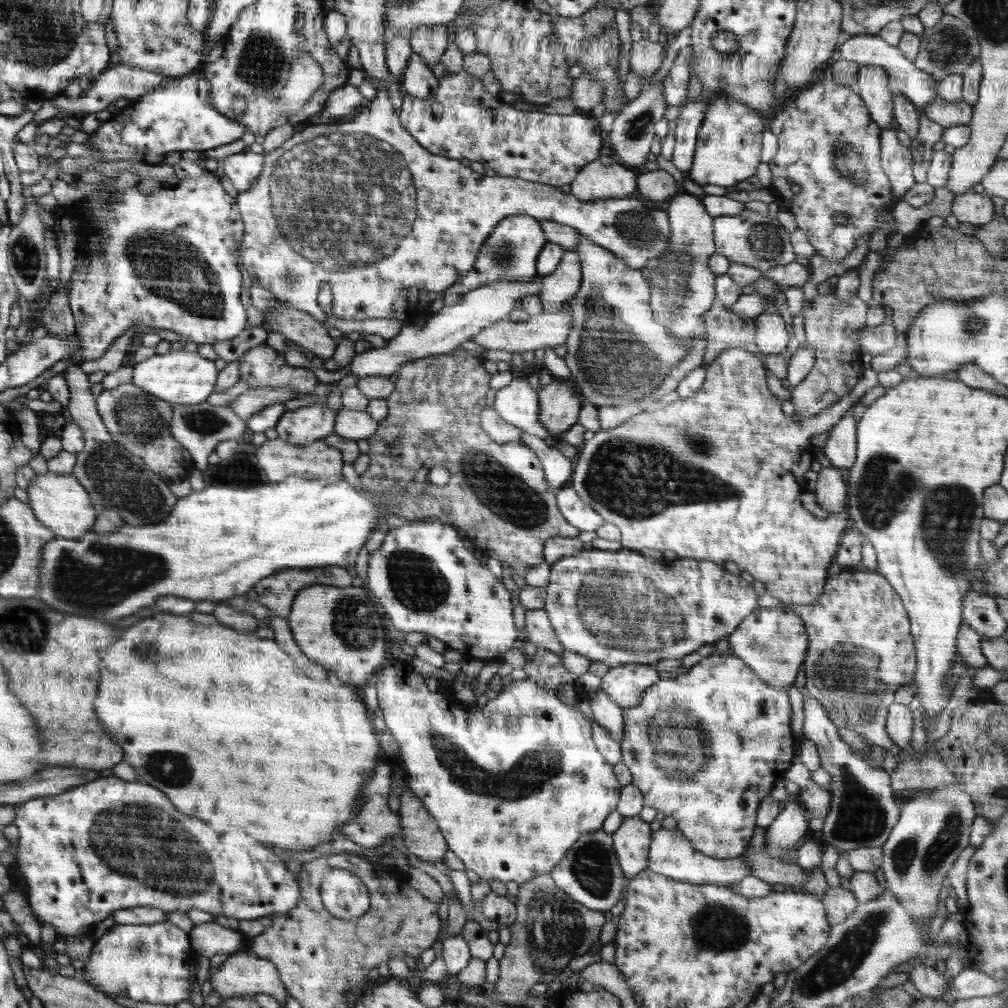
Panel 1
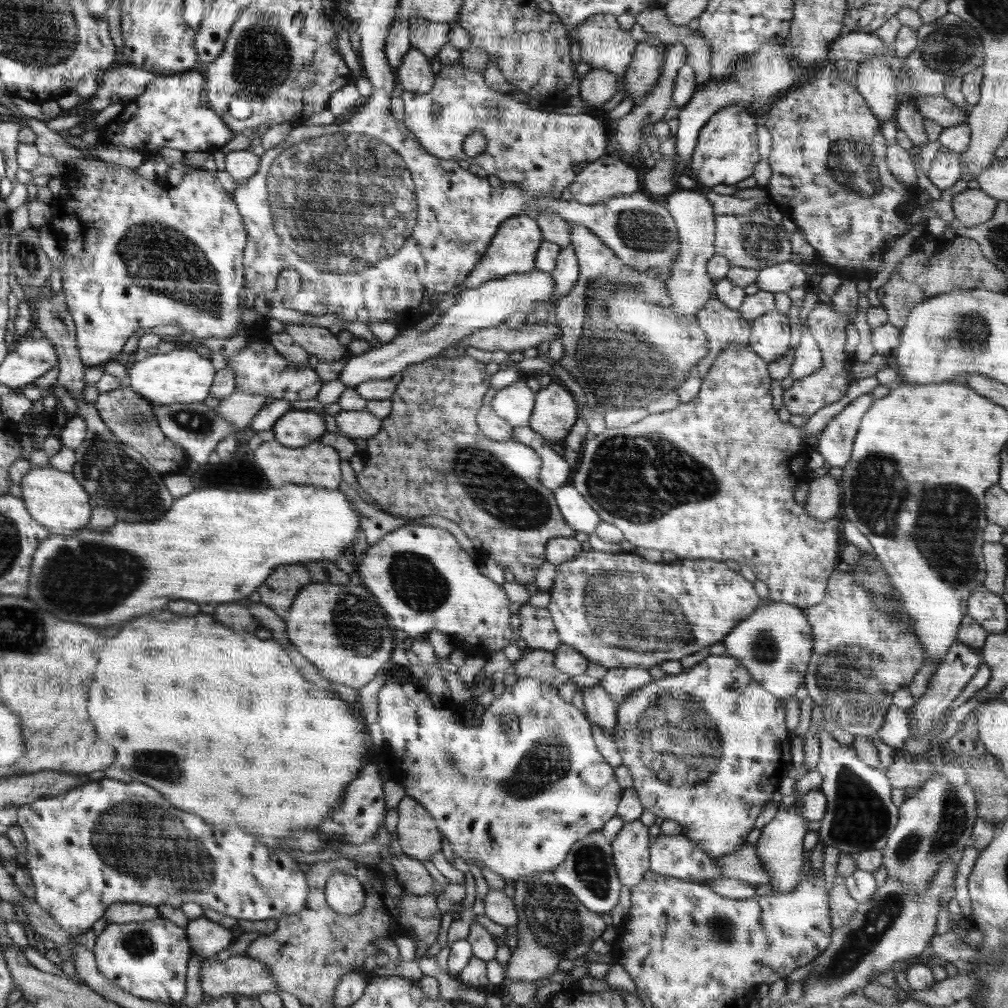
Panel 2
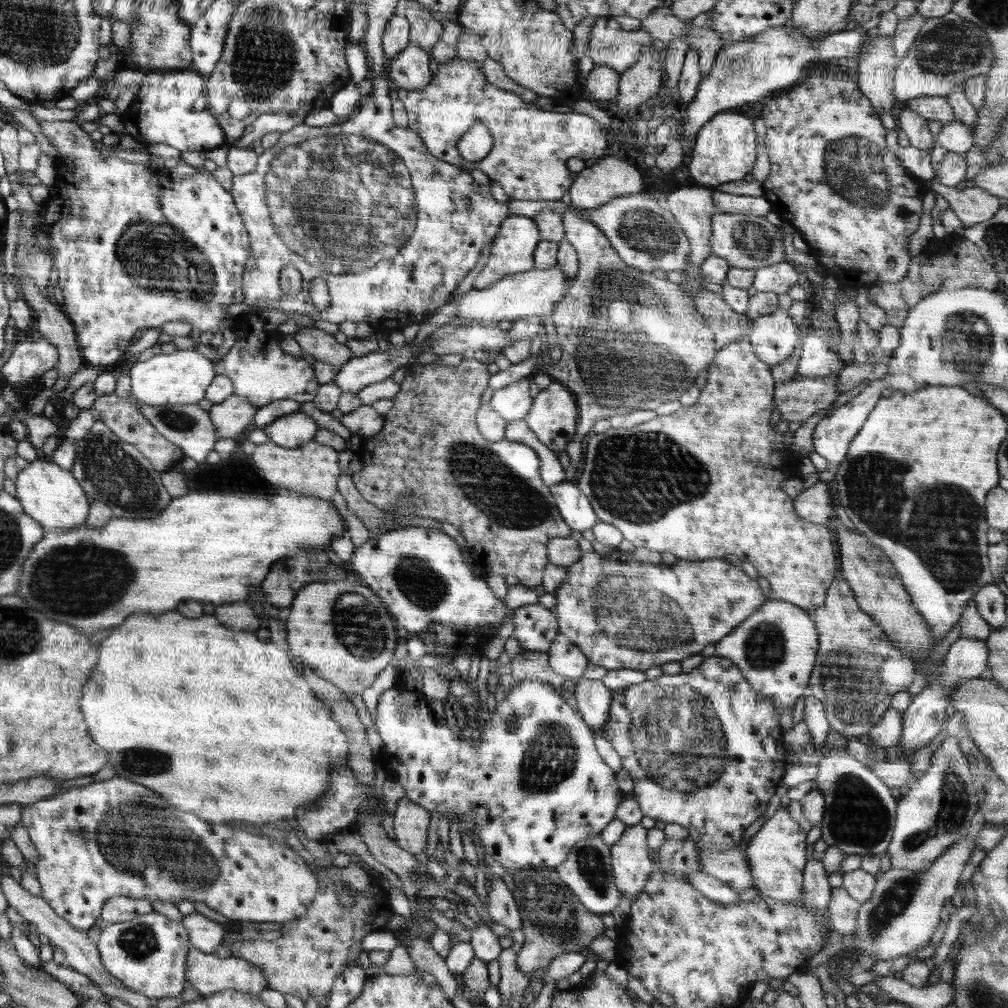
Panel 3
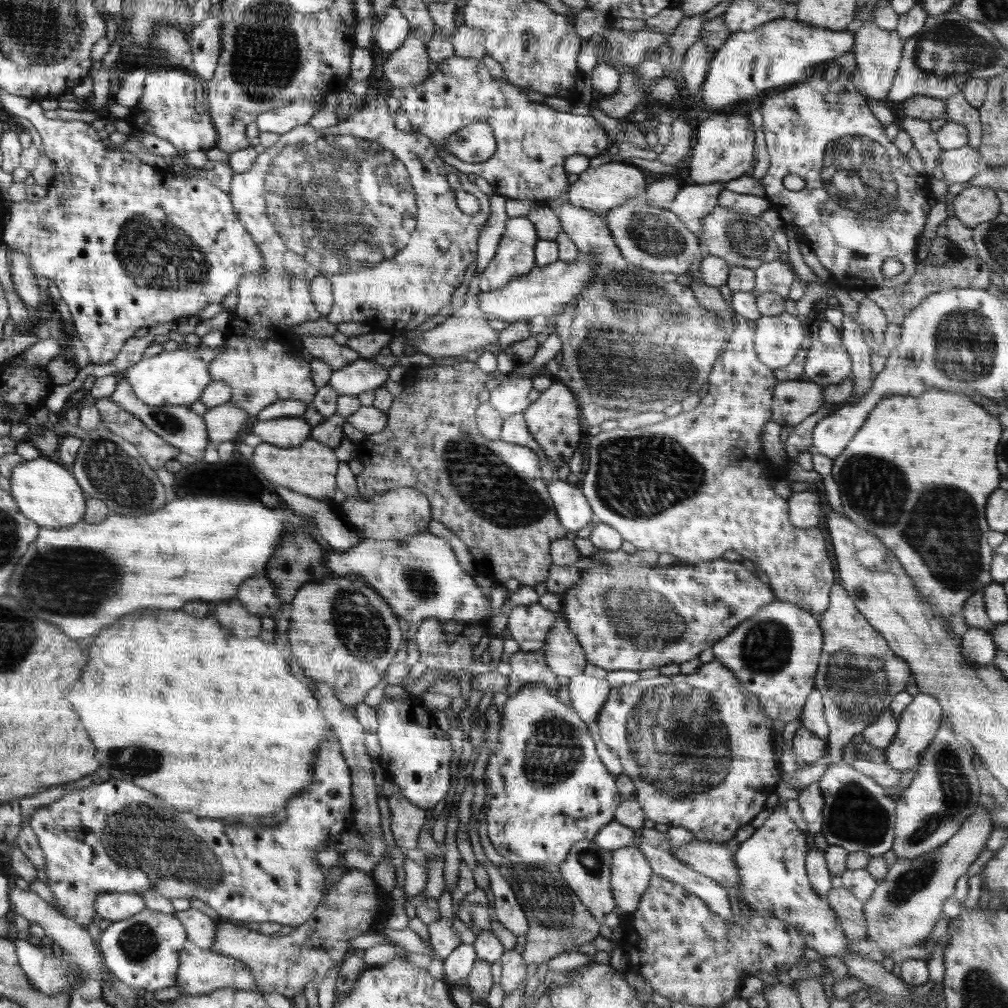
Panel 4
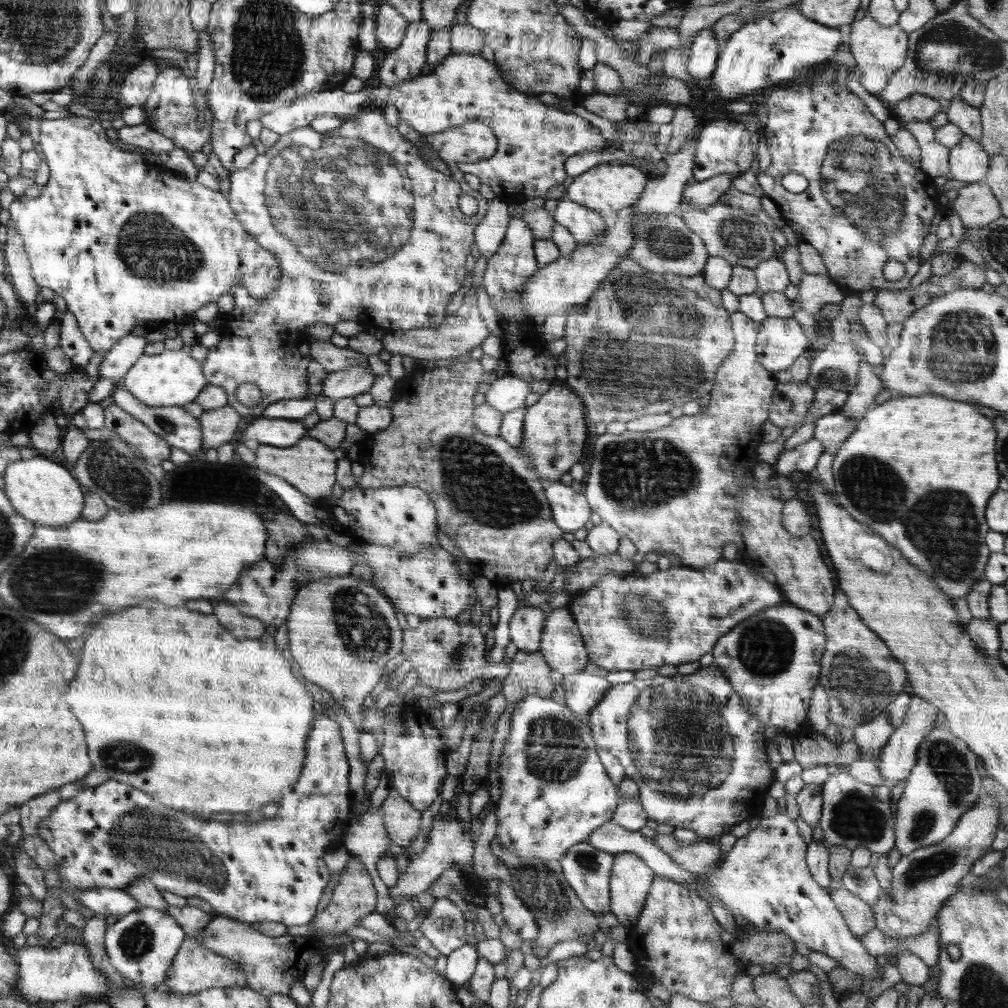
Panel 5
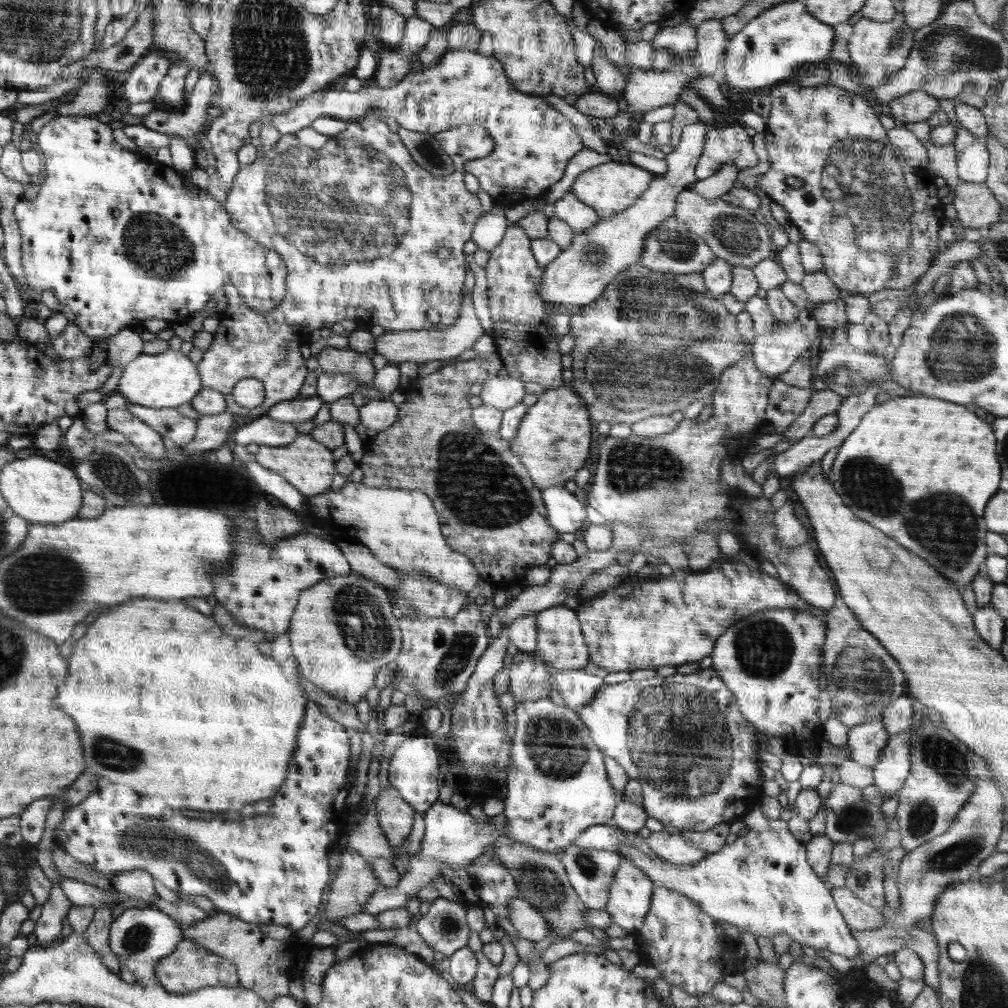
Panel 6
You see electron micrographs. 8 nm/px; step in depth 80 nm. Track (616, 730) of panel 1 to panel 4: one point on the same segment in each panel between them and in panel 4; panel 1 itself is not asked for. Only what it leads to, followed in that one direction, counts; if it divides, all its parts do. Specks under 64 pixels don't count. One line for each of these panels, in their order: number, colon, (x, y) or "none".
2: (600, 710)
3: (593, 700)
4: (588, 694)

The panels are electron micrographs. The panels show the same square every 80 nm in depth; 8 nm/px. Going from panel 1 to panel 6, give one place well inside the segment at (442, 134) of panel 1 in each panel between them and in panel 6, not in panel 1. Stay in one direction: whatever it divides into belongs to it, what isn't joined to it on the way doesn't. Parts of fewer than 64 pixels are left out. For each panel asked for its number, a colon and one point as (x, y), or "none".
2: (537, 149)
3: (531, 147)
4: (533, 140)
5: (534, 141)
6: (533, 142)

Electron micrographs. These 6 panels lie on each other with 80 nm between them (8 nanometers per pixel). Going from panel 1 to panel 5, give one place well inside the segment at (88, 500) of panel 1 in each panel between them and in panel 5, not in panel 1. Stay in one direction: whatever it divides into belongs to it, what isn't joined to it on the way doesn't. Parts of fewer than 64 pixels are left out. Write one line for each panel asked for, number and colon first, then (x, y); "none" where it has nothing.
2: (57, 499)
3: (53, 496)
4: (50, 495)
5: (44, 492)

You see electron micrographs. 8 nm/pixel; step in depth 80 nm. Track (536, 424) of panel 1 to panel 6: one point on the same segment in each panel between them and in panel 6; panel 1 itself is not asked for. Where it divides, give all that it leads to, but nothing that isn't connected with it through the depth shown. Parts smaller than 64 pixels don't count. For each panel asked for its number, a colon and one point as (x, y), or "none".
2: (514, 403)
3: (513, 402)
4: (511, 397)
5: (507, 393)
6: (499, 392)

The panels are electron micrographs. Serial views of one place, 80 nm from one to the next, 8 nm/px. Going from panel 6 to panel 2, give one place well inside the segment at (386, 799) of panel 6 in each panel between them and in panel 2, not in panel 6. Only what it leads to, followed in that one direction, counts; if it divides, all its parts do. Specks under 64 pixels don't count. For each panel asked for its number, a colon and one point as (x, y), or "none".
2: (418, 836)
3: (411, 821)
4: (406, 819)
5: (401, 820)

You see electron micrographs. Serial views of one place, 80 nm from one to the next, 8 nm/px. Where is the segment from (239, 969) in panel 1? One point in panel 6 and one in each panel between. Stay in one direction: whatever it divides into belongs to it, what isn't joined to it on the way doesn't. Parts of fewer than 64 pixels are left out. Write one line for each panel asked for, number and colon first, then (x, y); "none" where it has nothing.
2: (238, 975)
3: (208, 973)
4: (202, 971)
5: (196, 968)
6: (190, 967)

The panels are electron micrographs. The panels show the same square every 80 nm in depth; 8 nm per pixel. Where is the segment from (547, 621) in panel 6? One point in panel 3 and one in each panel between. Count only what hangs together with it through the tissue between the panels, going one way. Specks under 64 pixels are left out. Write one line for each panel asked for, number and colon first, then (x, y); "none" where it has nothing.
3: (566, 659)
4: (564, 655)
5: (562, 646)

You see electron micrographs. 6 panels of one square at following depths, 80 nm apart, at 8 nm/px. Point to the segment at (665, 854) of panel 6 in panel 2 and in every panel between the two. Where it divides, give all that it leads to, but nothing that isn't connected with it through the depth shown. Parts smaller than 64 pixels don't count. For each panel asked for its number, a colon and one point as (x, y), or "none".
2: (743, 864)
3: (731, 866)
4: (716, 861)
5: (702, 856)

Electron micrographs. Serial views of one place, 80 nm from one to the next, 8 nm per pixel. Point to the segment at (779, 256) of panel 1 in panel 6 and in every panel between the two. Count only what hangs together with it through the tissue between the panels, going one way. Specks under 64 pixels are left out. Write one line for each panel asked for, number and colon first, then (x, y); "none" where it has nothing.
2: (753, 241)
3: (746, 241)
4: (741, 239)
5: (742, 239)
6: (732, 233)

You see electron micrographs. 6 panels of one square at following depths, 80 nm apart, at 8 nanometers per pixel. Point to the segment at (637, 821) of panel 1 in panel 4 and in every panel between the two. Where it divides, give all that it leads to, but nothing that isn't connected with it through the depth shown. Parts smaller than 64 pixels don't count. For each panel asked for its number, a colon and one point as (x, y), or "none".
2: (630, 848)
3: (630, 857)
4: (630, 871)

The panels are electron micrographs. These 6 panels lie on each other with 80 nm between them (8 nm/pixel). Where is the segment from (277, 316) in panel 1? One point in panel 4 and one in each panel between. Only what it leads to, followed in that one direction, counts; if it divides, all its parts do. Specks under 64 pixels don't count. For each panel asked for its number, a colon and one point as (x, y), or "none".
2: (318, 341)
3: (322, 345)
4: (324, 348)

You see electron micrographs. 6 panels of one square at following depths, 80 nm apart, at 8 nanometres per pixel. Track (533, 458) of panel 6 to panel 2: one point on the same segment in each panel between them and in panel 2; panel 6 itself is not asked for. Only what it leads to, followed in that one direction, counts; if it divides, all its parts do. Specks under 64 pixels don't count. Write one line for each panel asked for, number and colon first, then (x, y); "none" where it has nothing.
2: (557, 408)
3: (553, 418)
4: (554, 421)
5: (555, 429)

